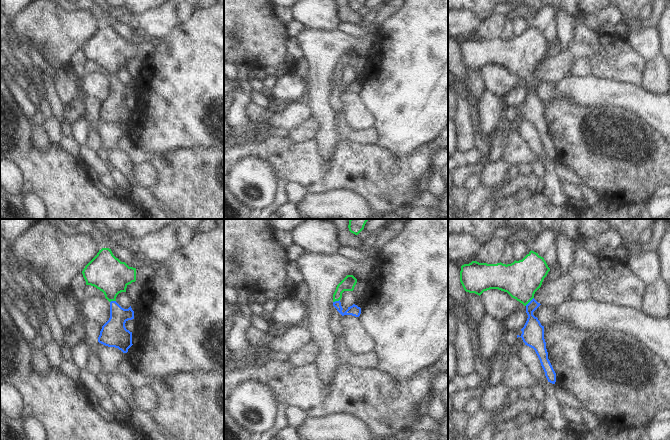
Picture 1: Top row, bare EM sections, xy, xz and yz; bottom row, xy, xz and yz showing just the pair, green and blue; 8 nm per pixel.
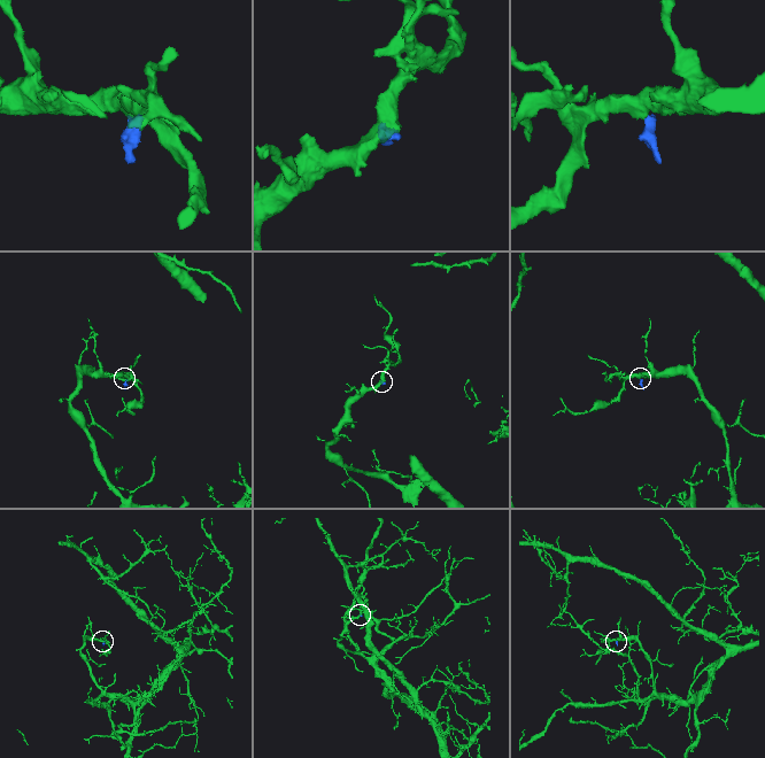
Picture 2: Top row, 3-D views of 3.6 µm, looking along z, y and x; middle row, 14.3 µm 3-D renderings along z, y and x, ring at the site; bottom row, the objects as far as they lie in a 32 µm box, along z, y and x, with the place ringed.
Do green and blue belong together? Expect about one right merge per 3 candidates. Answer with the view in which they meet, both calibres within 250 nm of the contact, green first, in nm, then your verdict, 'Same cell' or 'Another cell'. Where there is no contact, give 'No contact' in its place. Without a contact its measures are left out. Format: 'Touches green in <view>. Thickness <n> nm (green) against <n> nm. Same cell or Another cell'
Touches green in yz. Thickness 300 nm (green) against 170 nm. Same cell.

